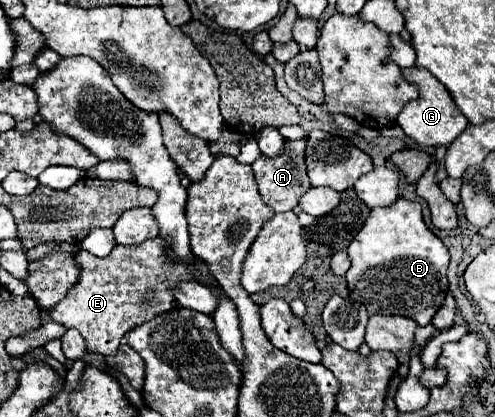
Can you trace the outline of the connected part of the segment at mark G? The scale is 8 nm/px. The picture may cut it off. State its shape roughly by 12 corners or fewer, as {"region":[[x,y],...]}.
{"region":[[402,69],[418,87],[398,115],[420,147],[450,145],[466,129],[446,87],[426,69]]}

